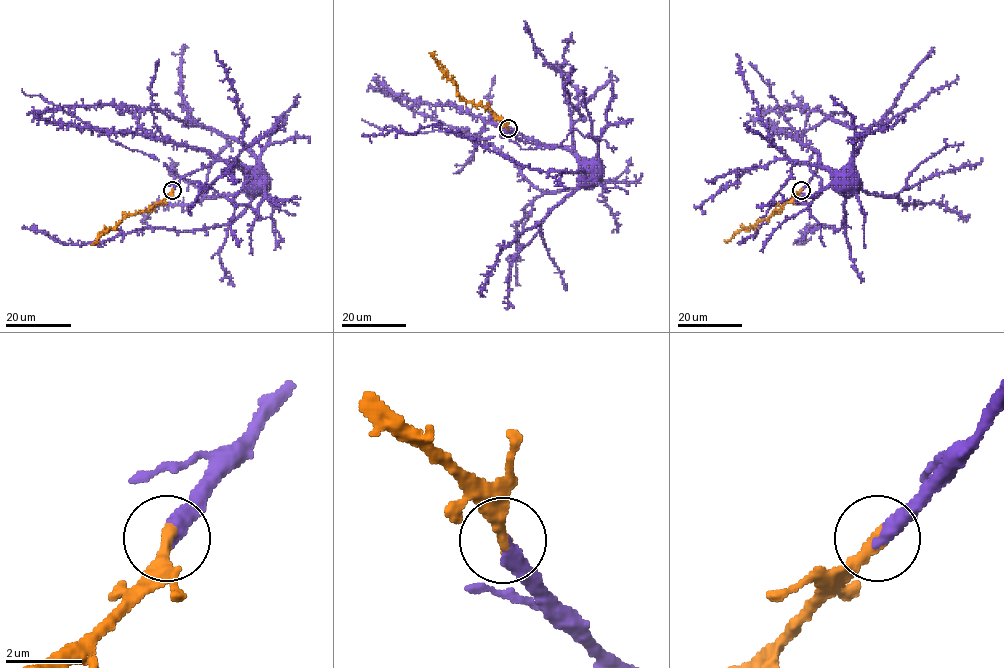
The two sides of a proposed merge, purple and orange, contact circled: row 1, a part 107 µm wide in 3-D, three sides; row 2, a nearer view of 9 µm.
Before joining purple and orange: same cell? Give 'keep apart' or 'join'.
join

